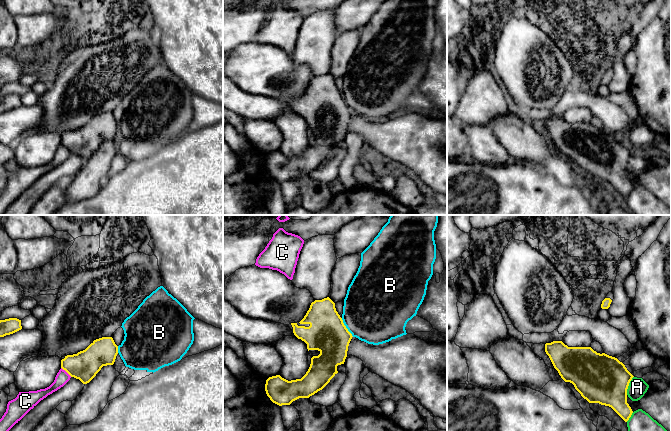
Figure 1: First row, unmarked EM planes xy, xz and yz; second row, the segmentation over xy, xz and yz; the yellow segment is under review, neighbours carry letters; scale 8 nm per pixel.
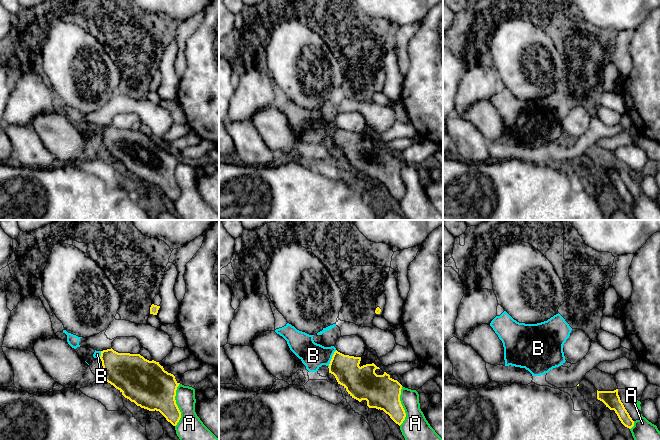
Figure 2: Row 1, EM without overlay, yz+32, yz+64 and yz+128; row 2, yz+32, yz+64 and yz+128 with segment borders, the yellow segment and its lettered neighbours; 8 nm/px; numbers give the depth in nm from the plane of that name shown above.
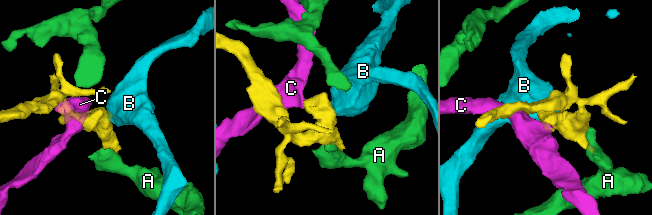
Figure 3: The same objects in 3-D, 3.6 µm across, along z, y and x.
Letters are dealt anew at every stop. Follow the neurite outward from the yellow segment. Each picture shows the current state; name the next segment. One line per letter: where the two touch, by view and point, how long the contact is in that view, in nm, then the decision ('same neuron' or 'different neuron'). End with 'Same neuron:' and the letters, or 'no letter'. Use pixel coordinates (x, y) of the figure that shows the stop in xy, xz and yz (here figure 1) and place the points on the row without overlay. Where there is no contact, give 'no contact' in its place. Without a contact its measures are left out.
A: meets yellow in yz at (628, 161); contact 160 nm long; different neuron
B: meets yellow in xz at (345, 103); contact 180 nm long; same neuron
C: meets yellow in xy at (66, 147); contact 120 nm long; different neuron
Same neuron: B

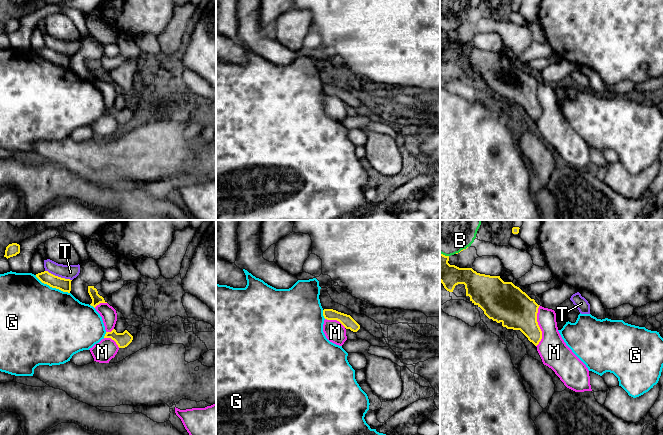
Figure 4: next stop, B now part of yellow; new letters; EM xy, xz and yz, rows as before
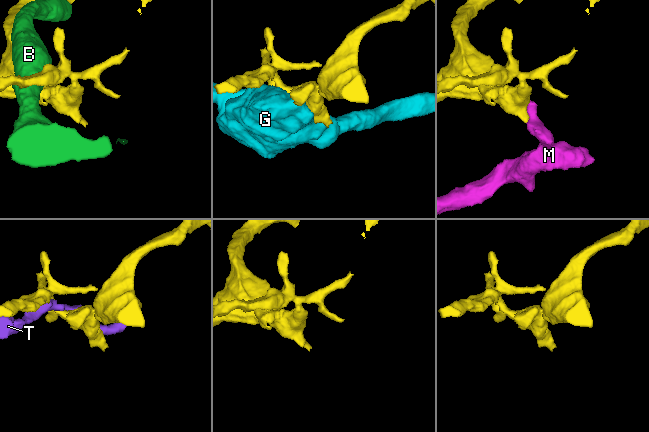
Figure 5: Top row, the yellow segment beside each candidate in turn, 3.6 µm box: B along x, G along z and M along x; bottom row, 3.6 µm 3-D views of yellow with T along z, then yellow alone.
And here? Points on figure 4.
B: meets yellow in yz at (461, 26); contact 120 nm long; different neuron
G: meets yellow in xy at (52, 63); contact 320 nm long; different neuron
M: meets yellow in yz at (538, 102); contact 340 nm long; different neuron
T: meets yellow in xy at (57, 52); contact 240 nm long; different neuron
Same neuron: no letter

